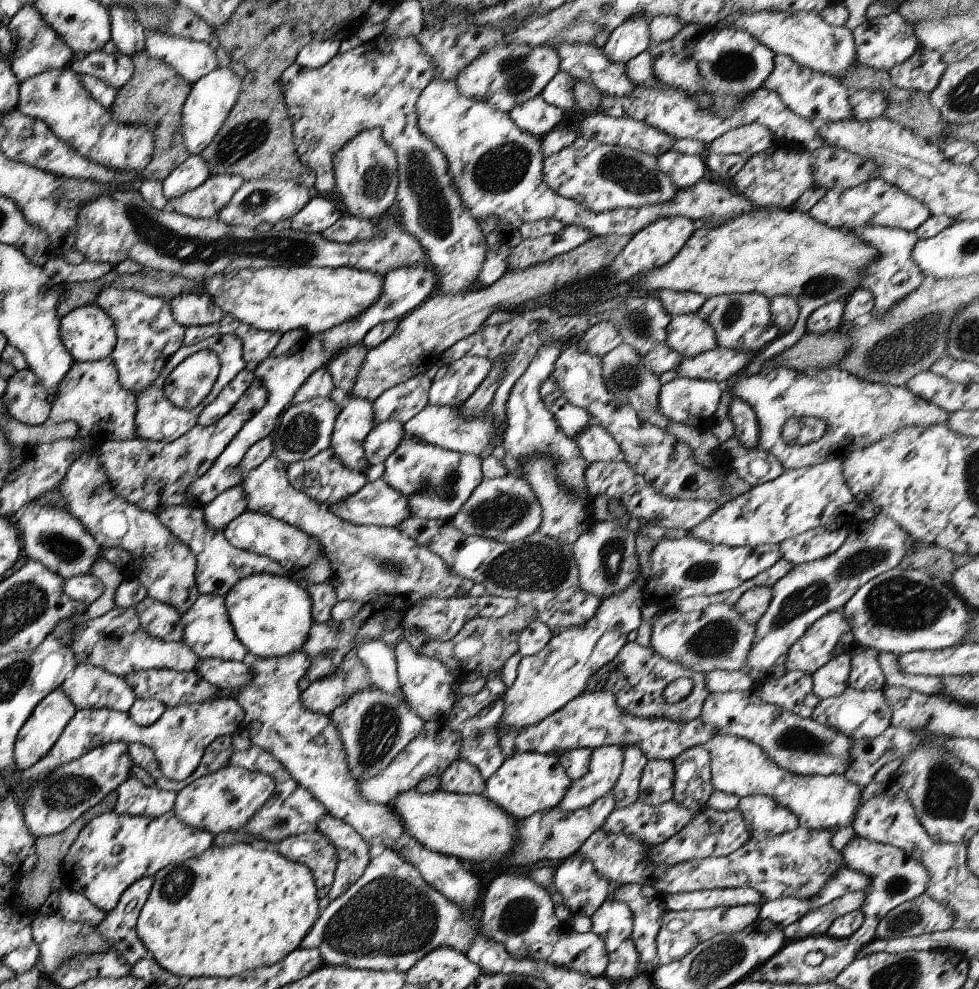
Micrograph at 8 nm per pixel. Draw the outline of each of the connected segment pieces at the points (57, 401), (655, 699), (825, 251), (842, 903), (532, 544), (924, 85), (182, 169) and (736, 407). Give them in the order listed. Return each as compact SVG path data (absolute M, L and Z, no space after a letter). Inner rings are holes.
M111 356L97 361L74 362L58 385L47 420L50 424L66 421L75 422L80 432L90 435L97 443L112 439L132 439L136 430L135 416L137 408L135 395L120 384L119 374Z
M628 641L607 665L594 672L587 680L585 690L613 692L616 704L626 714L649 719L668 719L679 723L695 721L701 717L704 701L710 694L705 685L705 673L690 670L680 663L670 662L658 655L651 646L643 647L636 641ZM681 676L692 680L691 692L678 703L666 703L662 698L664 689L672 680Z
M794 208L775 212L760 209L744 213L729 220L722 227L710 228L700 226L692 233L688 242L669 263L660 268L642 273L641 281L631 281L632 292L638 290L672 289L703 294L706 298L716 295L731 295L734 293L760 293L769 299L778 295L790 295L797 298L800 309L798 320L793 329L786 334L780 334L762 352L755 354L751 363L744 371L746 374L760 372L761 364L768 359L774 359L782 351L794 346L805 335L806 319L820 306L835 300L846 301L851 294L860 289L865 269L877 260L877 250L870 243L864 242L856 233L828 225L813 219L809 213L803 213Z
M864 891L842 895L836 901L809 910L800 920L783 928L786 941L797 941L806 937L824 935L835 918L862 909Z
M410 516L398 526L420 546L428 547L458 576L485 586L486 594L517 600L520 605L534 605L538 620L552 632L581 627L600 608L597 596L580 588L579 570L571 545L550 539L536 530L513 543L501 543L478 535L465 535L450 519L432 520Z
M919 46L908 60L889 70L892 82L901 91L931 93L947 67L942 57L940 51Z
M190 155L163 180L164 196L167 199L182 196L204 184L211 175L209 164L201 155Z
M734 399L728 409L729 419L735 426L735 437L744 449L758 448L760 427L753 408L743 400Z

